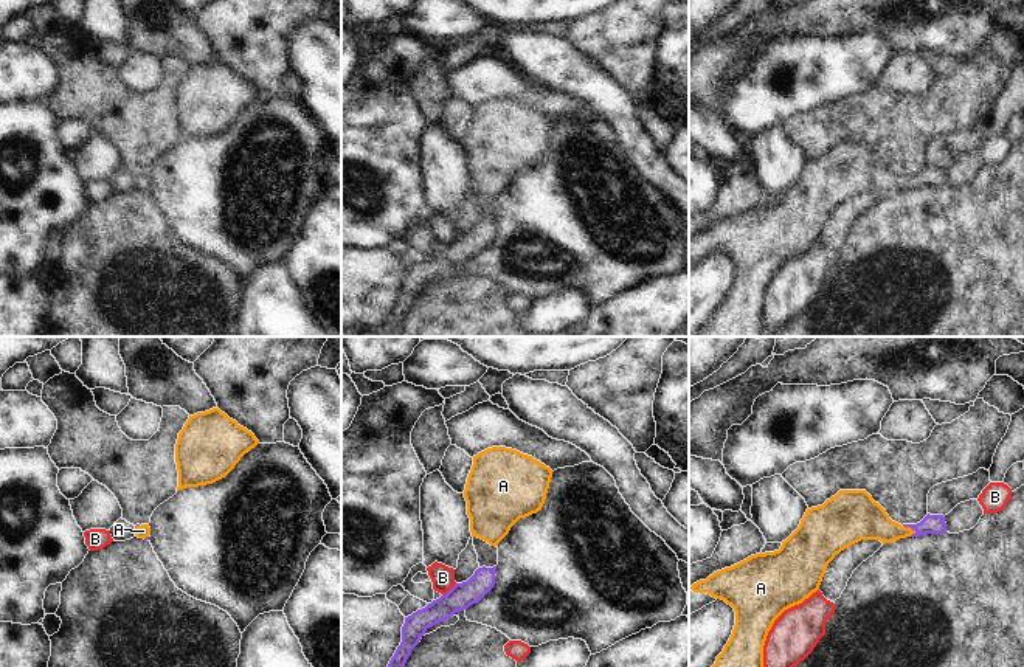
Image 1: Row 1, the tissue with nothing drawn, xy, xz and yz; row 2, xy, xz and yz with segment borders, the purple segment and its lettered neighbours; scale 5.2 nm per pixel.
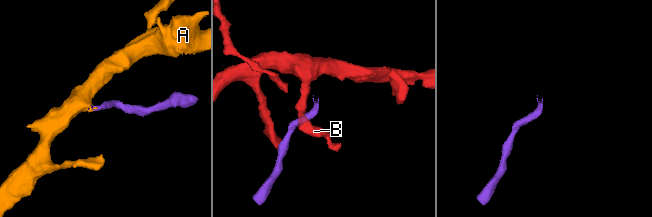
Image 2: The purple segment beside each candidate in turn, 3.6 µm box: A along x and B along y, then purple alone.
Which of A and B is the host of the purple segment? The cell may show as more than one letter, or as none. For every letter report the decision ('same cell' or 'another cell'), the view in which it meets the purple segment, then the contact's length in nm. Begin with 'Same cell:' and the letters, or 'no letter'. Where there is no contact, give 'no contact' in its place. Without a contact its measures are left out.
Same cell: A
A: same cell; meets purple in yz; contact 80 nm long
B: another cell; meets purple in xz; contact 100 nm long

